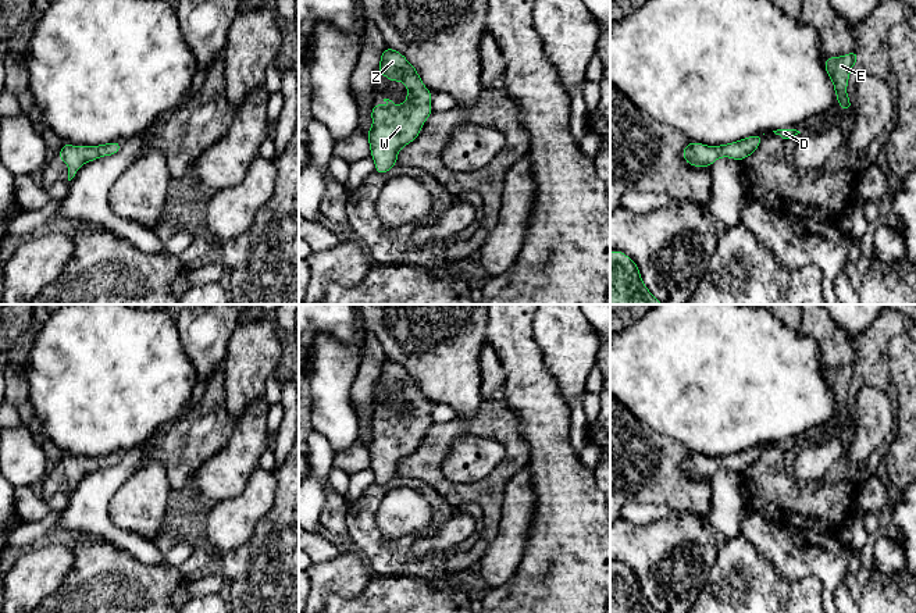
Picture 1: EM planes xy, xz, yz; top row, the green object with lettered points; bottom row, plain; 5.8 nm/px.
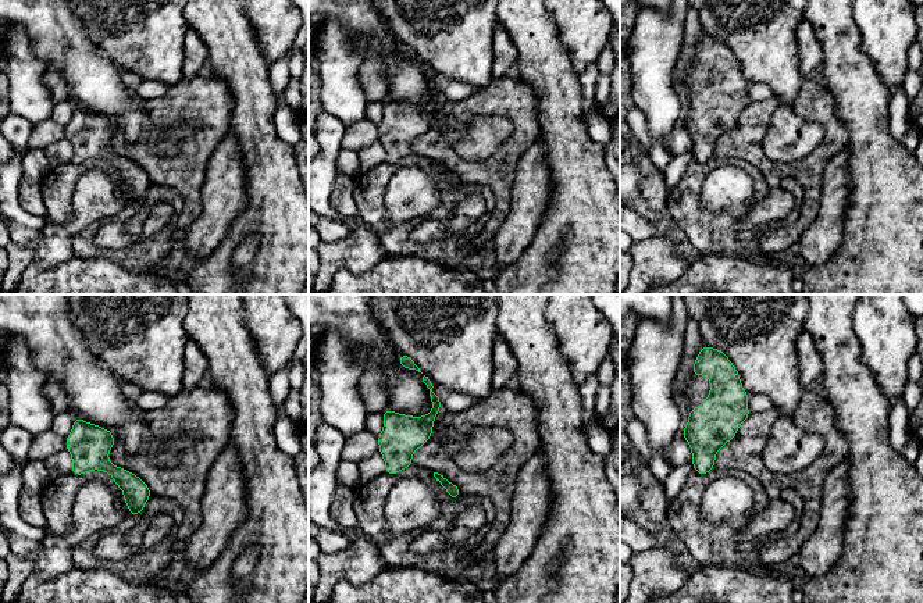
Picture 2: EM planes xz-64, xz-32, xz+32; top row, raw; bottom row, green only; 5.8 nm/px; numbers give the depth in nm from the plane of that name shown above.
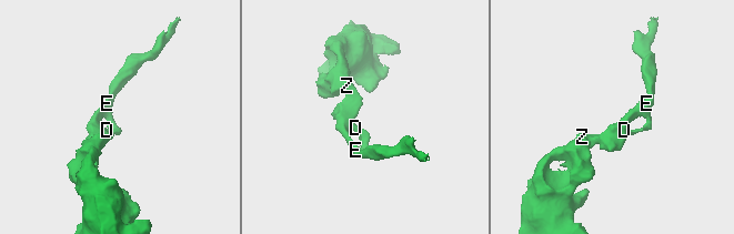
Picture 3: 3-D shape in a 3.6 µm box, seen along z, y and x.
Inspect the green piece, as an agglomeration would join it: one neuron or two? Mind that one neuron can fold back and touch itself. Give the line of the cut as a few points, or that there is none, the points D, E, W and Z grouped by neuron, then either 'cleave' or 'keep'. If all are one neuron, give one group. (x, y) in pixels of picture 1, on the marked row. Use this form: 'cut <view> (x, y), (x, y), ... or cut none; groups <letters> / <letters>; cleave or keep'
cut none; groups D E W Z; keep

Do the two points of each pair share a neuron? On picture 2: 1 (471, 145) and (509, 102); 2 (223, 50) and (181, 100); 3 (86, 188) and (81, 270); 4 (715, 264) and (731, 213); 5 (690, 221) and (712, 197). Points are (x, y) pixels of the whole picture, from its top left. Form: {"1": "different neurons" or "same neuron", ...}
{"1": "different neurons", "2": "different neurons", "3": "different neurons", "4": "different neurons", "5": "different neurons"}

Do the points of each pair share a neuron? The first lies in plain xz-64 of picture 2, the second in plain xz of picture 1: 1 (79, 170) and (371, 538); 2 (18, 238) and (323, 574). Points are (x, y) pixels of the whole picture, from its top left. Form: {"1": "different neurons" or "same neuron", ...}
{"1": "same neuron", "2": "different neurons"}

